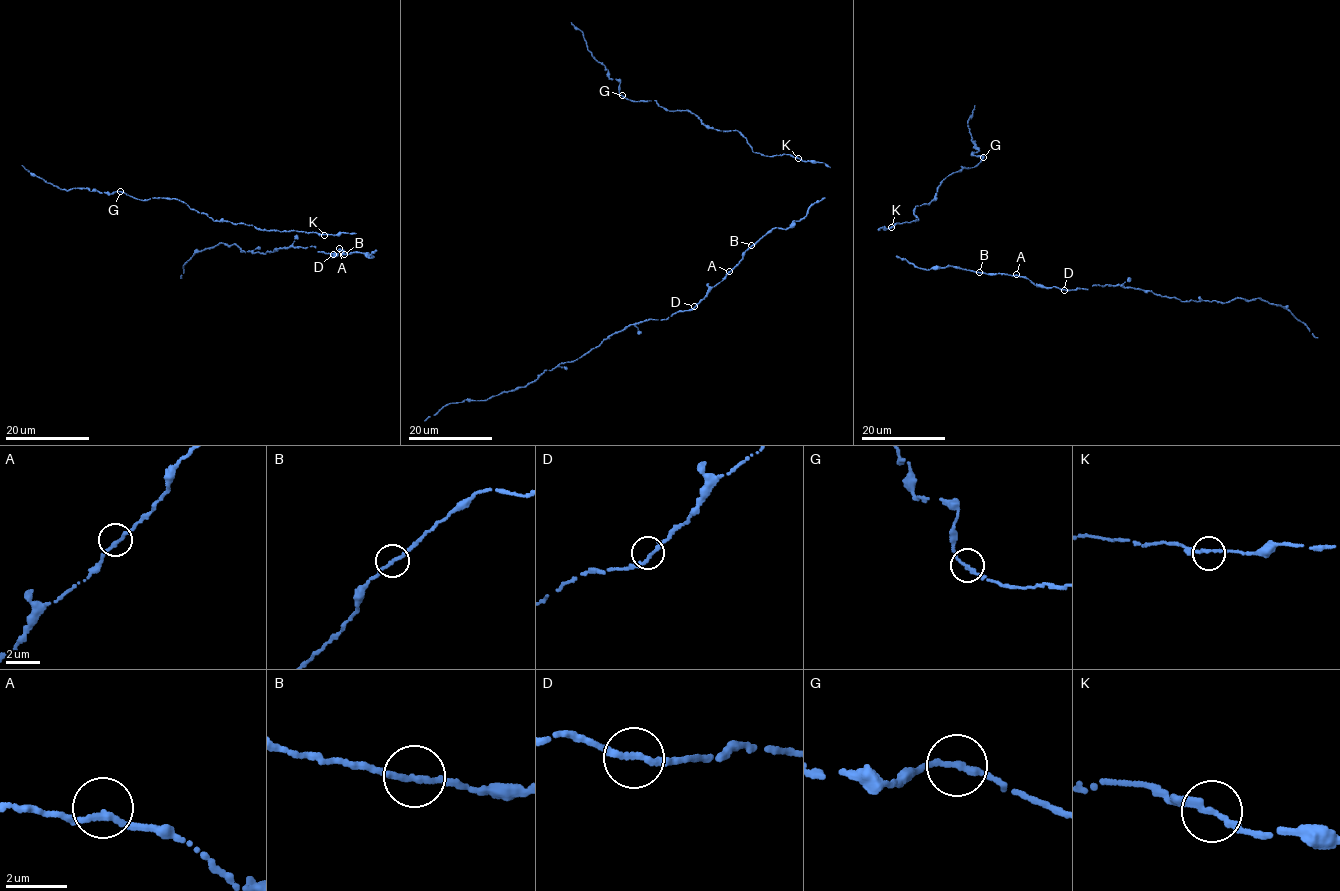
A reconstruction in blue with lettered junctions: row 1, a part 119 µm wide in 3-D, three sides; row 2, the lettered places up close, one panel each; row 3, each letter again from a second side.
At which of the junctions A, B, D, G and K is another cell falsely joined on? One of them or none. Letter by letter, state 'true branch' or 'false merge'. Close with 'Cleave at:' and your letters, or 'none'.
A: true branch
B: true branch
D: true branch
G: true branch
K: true branch
Cleave at: none

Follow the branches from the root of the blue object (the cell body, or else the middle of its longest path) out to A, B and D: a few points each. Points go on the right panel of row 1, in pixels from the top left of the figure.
A: (931, 269), (952, 265), (986, 274), (1016, 274)
B: (931, 269), (952, 265), (979, 272)
D: (931, 269), (952, 265), (986, 274), (1018, 275), (1038, 285), (1064, 290)

